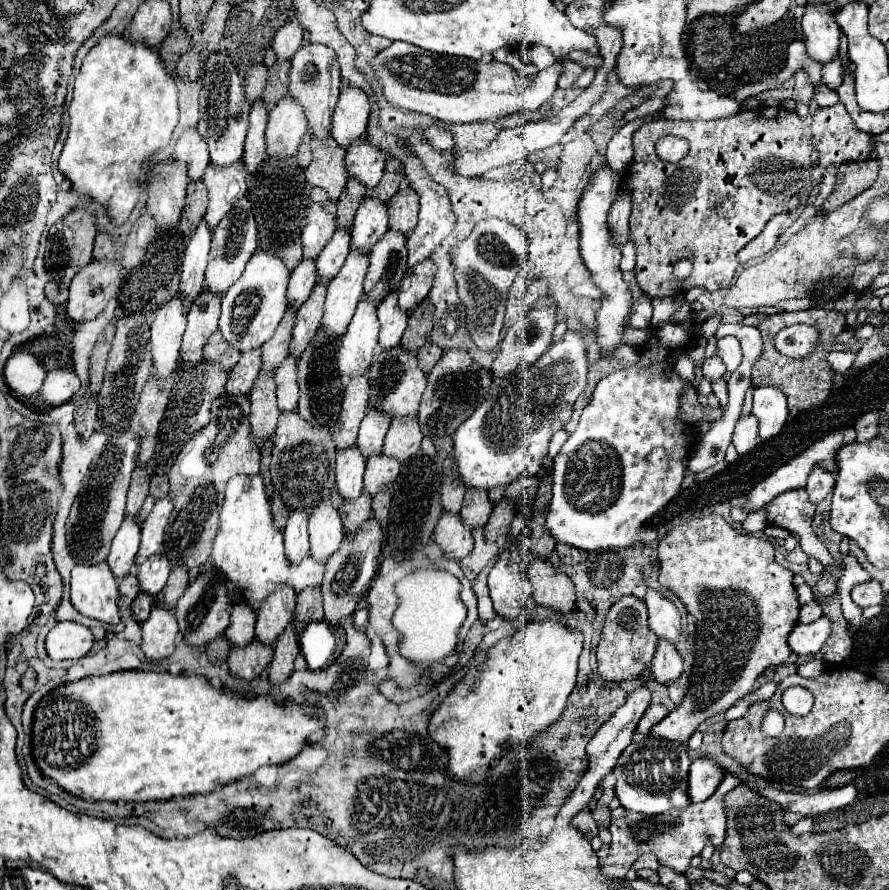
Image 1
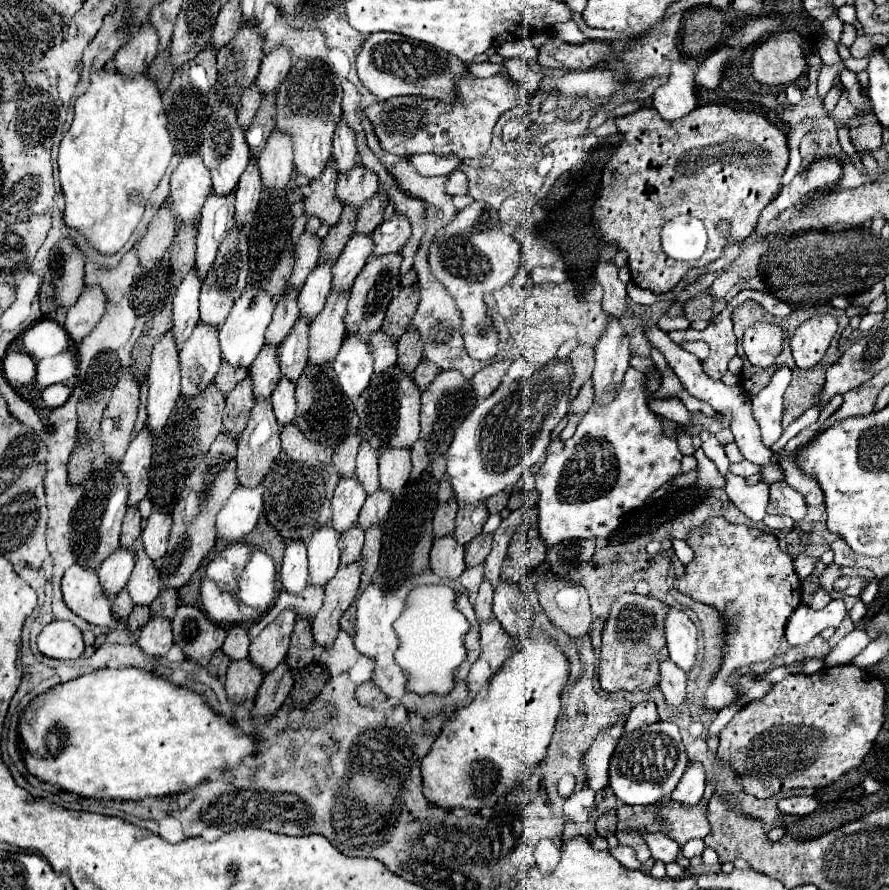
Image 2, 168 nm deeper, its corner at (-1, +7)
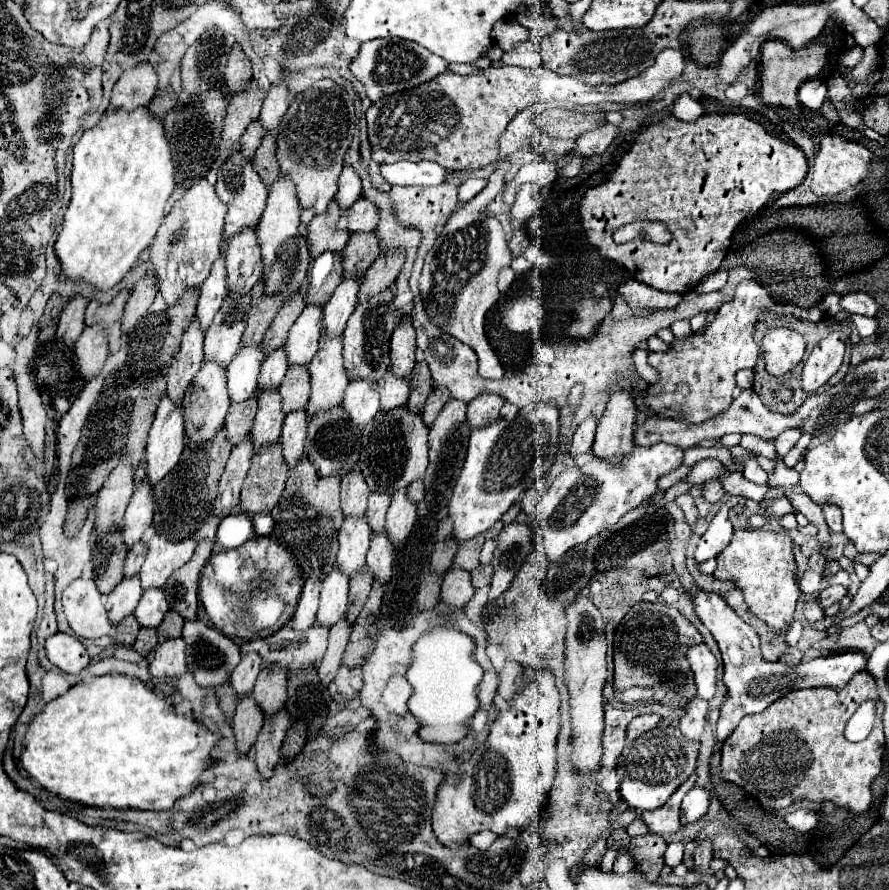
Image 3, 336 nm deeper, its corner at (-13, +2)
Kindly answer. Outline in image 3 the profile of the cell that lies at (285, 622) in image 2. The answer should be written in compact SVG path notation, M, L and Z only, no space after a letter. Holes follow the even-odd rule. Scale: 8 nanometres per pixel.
M266 667L258 675L252 697L258 703L264 717L272 717L284 707L286 683L288 683L288 675L284 669L278 669L278 667Z

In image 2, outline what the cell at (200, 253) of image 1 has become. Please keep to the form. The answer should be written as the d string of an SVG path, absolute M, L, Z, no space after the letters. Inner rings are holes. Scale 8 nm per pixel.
M196 268L190 270L188 276L180 282L180 286L174 292L174 336L178 342L178 348L182 348L184 340L192 334L196 322L200 320L198 316L198 294L200 294L200 276Z

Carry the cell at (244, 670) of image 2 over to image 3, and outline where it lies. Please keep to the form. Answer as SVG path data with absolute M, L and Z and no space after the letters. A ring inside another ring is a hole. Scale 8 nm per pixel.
M252 697L240 699L236 705L236 715L232 719L238 755L246 755L250 751L250 747L256 743L262 725L264 725L264 717L256 707L256 701Z

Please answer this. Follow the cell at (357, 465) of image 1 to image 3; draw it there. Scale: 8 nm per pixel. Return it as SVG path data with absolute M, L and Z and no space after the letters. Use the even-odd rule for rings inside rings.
M346 517L340 527L340 549L336 557L338 569L348 577L356 577L366 565L366 551L370 543L370 525L366 517Z

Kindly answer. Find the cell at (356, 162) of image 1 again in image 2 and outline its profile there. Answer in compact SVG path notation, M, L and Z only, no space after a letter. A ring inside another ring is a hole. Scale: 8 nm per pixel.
M356 164L352 172L344 172L344 176L338 178L338 200L348 202L354 206L362 206L362 202L370 200L372 194L378 190L378 180L374 172L368 172L362 164Z

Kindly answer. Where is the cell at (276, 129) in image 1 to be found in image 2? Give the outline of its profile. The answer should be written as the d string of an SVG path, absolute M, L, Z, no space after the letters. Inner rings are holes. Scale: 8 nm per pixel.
M274 128L266 140L264 150L258 156L262 182L268 190L282 190L288 180L290 172L294 170L292 164L292 134L280 128Z

